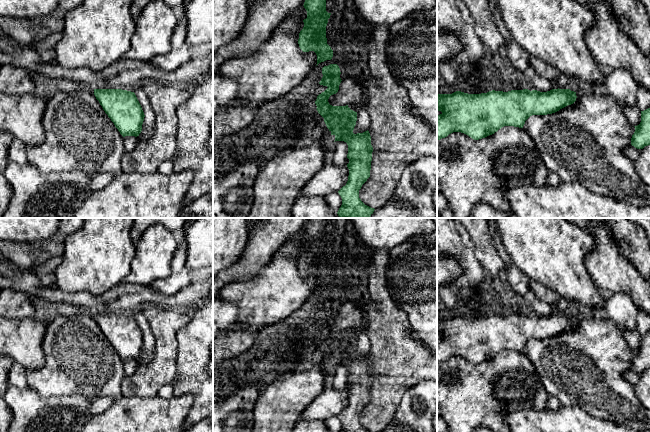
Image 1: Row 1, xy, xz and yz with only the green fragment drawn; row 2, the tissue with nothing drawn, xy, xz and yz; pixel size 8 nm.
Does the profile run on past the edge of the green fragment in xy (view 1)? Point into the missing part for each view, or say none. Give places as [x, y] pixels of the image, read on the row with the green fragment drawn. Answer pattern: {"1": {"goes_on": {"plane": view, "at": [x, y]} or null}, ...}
{"1": {"goes_on": null}}

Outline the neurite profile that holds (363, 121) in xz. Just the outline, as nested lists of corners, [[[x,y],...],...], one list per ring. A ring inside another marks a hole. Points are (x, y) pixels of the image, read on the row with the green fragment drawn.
[[[366,106],[357,112],[357,121],[353,133],[363,133],[368,130],[370,126],[370,114]]]

